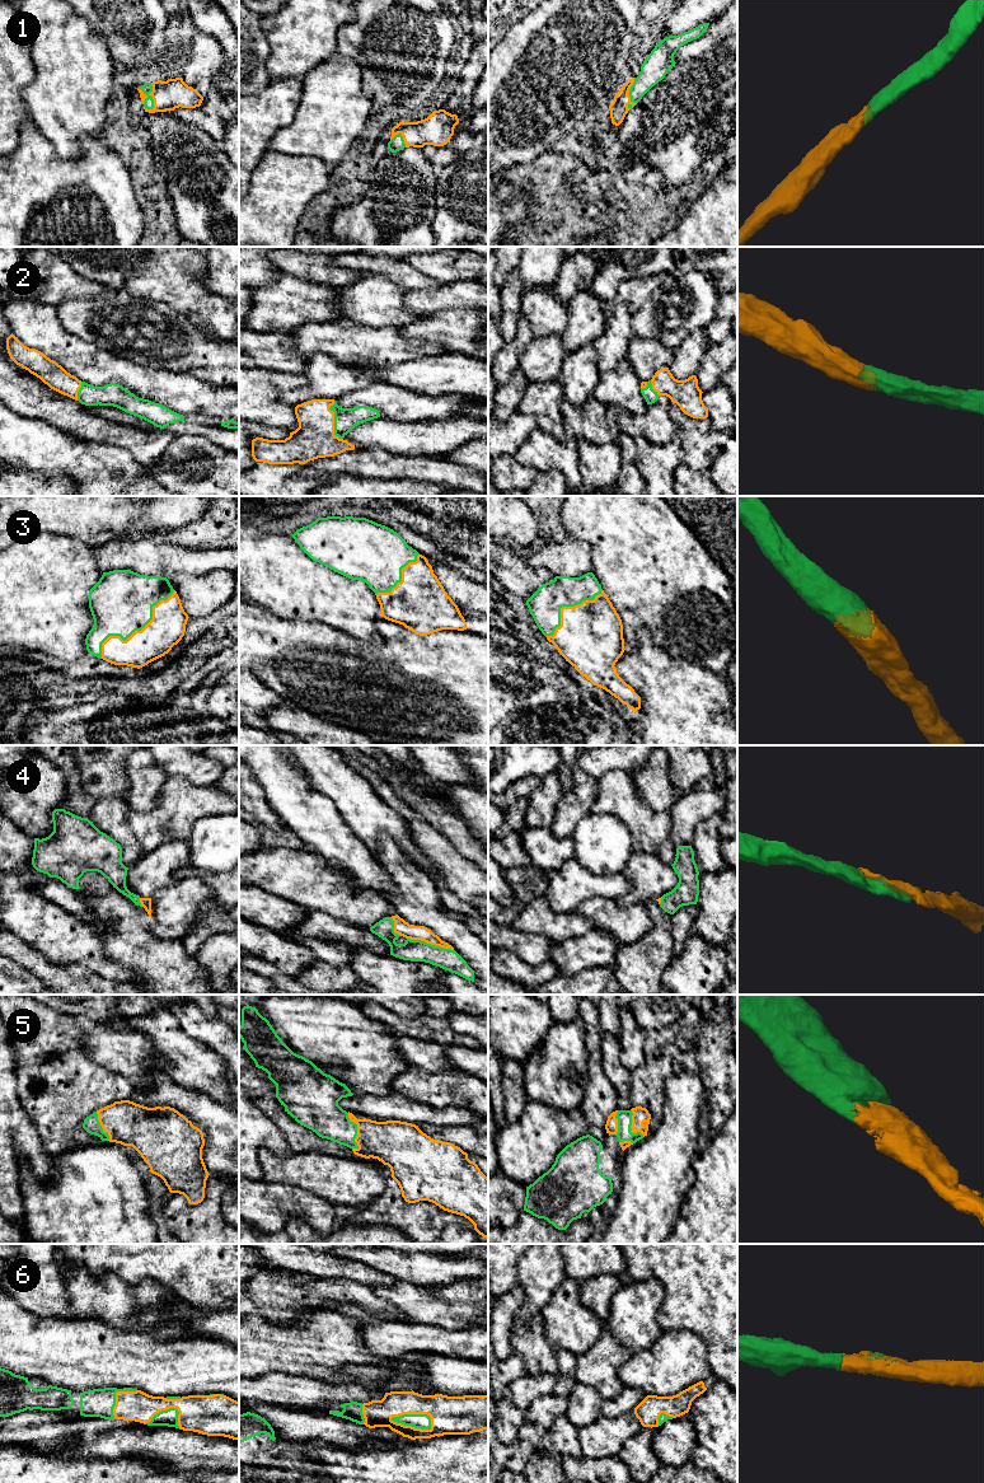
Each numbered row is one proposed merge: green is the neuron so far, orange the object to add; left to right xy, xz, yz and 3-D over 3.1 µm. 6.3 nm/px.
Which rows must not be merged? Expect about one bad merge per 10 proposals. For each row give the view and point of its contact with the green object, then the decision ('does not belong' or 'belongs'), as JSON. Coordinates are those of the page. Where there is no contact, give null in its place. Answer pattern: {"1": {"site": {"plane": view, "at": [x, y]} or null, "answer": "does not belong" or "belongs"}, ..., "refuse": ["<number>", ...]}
{"1": {"site": {"plane": "xy", "at": [151, 98]}, "answer": "belongs"}, "2": {"site": {"plane": "xz", "at": [334, 421]}, "answer": "belongs"}, "3": {"site": {"plane": "xy", "at": [136, 630]}, "answer": "belongs"}, "4": {"site": {"plane": "xz", "at": [430, 944]}, "answer": "belongs"}, "5": {"site": {"plane": "xz", "at": [356, 1131]}, "answer": "belongs"}, "6": {"site": {"plane": "xz", "at": [411, 1425]}, "answer": "belongs"}, "refuse": []}

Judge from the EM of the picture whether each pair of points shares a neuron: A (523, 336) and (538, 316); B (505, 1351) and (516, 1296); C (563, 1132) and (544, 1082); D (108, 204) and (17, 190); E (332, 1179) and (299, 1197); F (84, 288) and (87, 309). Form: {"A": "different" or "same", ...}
{"A": "different", "B": "same", "C": "different", "D": "same", "E": "different", "F": "different"}

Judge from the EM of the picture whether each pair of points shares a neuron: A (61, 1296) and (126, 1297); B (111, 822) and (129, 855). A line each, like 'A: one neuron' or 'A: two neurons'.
A: one neuron
B: one neuron

